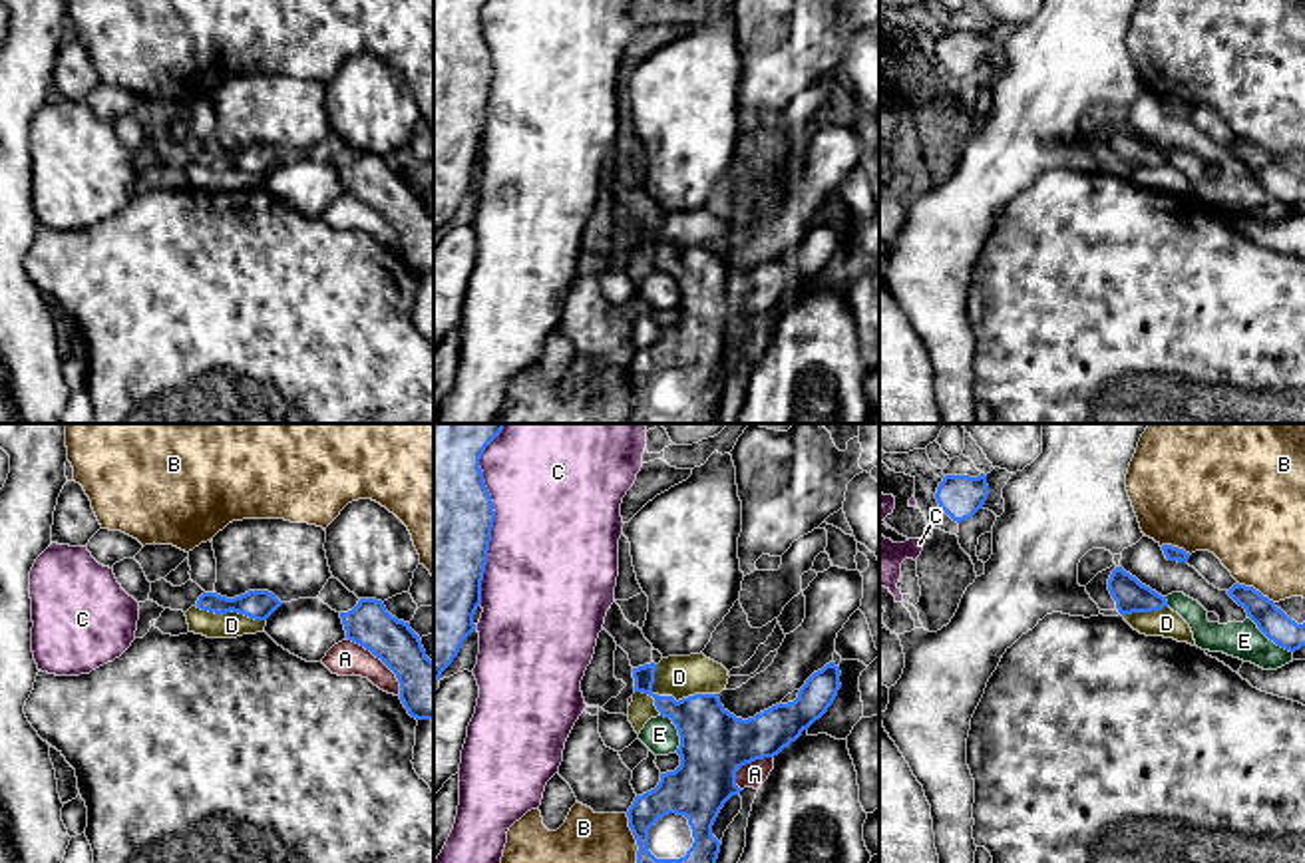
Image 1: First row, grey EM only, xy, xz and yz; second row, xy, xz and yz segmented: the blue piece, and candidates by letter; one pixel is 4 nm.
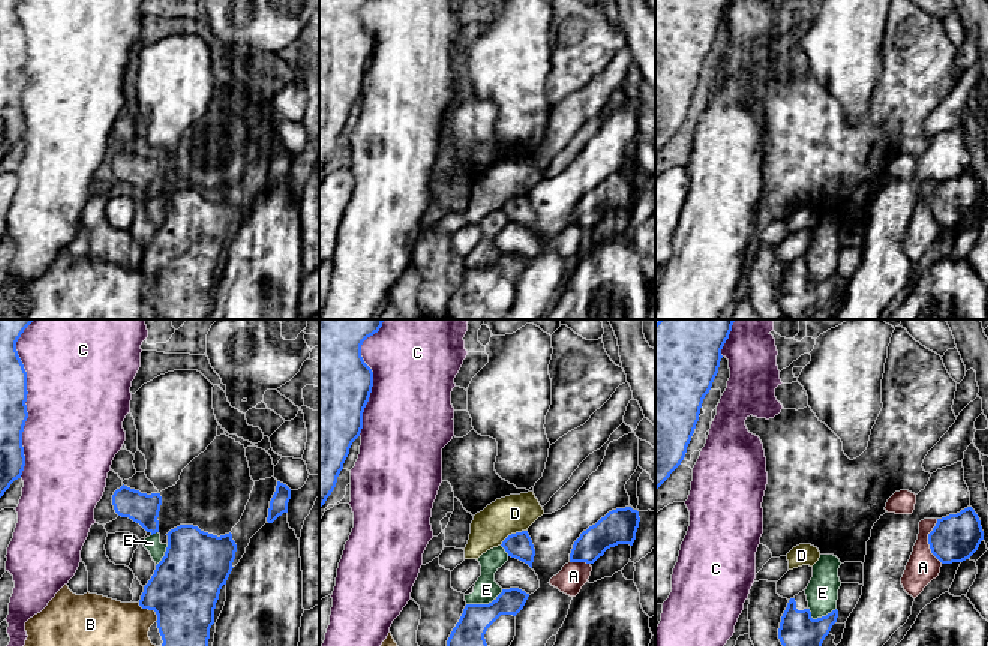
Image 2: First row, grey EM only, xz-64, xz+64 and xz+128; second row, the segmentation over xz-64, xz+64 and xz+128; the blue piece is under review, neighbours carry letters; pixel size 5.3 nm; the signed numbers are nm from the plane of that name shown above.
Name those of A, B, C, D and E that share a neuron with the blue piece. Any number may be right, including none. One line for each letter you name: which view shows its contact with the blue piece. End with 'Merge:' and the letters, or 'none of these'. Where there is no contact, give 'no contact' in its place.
Merge: none of these

